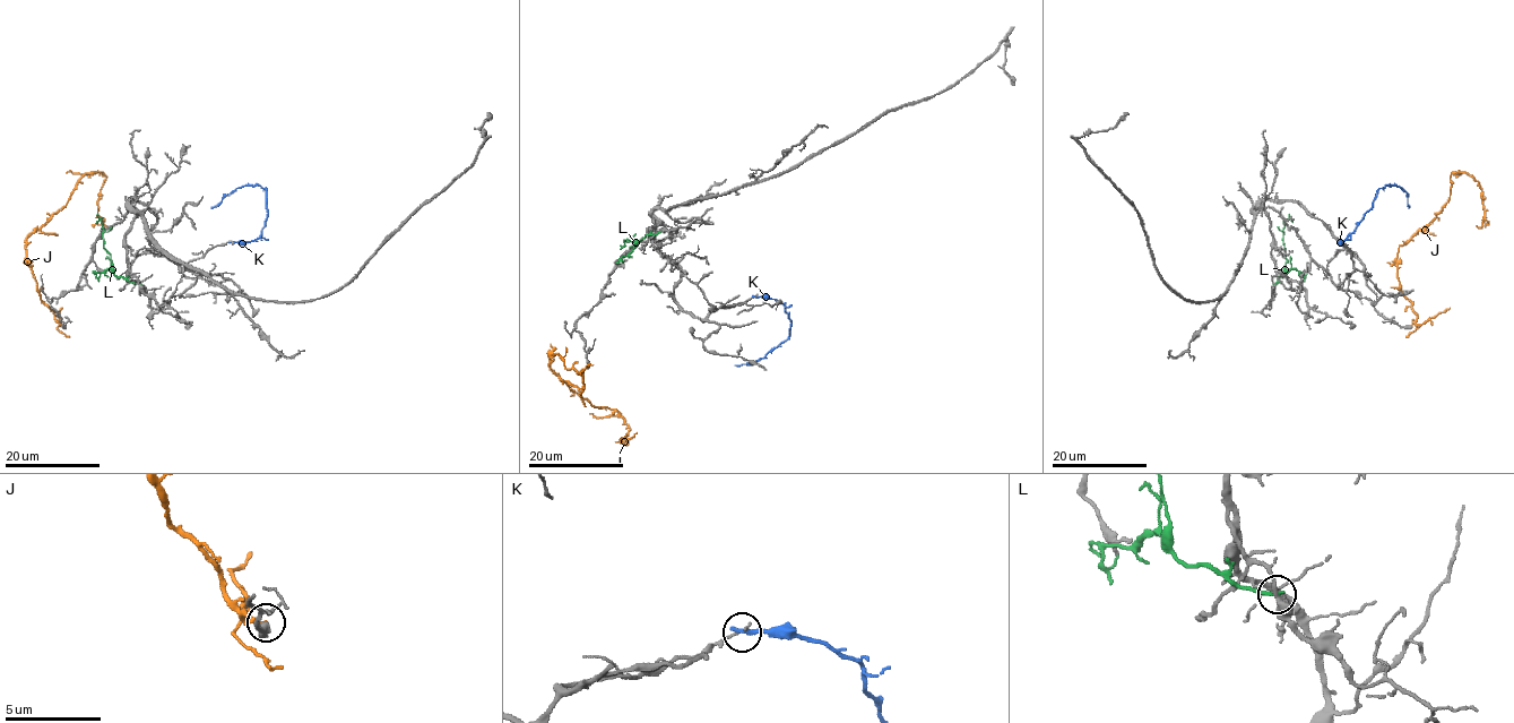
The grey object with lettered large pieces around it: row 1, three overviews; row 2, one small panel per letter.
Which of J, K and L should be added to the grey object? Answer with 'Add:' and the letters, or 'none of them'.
Add: none of them

